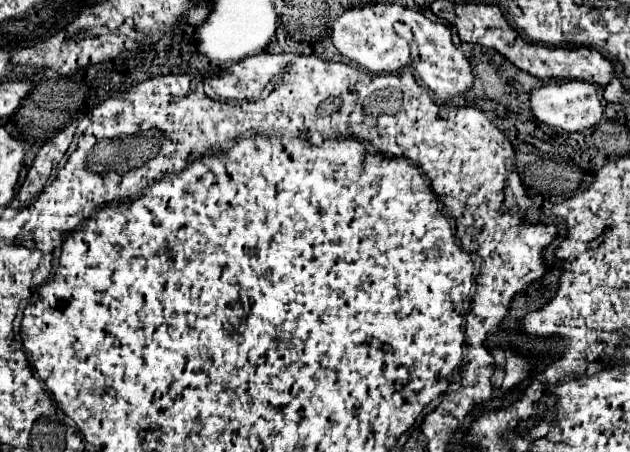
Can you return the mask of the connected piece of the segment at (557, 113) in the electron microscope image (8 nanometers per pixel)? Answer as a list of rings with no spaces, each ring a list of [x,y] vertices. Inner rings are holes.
[[[550,82],[544,88],[532,92],[530,106],[540,122],[562,128],[566,132],[582,132],[594,126],[596,122],[600,122],[604,112],[596,86],[588,82]]]

